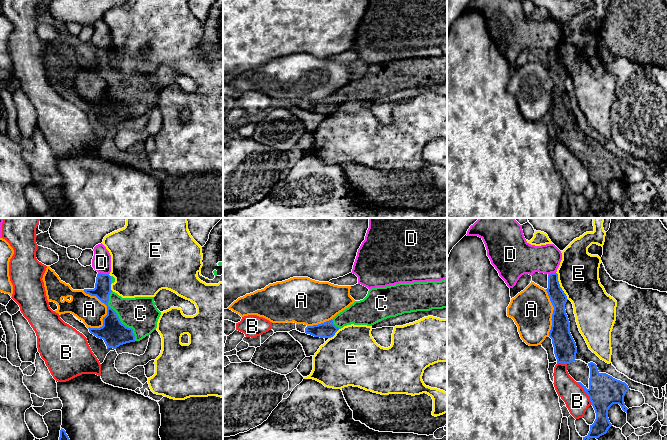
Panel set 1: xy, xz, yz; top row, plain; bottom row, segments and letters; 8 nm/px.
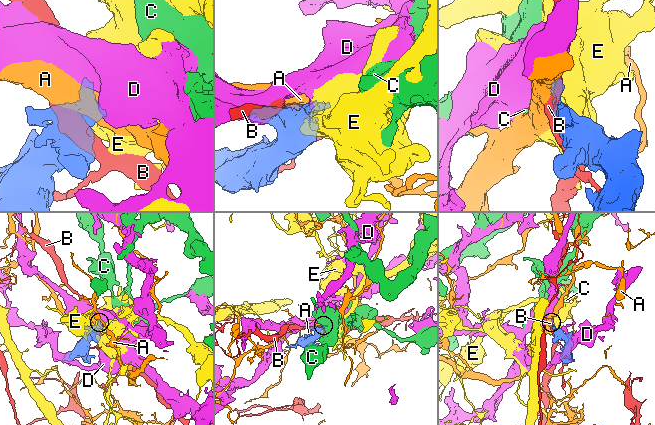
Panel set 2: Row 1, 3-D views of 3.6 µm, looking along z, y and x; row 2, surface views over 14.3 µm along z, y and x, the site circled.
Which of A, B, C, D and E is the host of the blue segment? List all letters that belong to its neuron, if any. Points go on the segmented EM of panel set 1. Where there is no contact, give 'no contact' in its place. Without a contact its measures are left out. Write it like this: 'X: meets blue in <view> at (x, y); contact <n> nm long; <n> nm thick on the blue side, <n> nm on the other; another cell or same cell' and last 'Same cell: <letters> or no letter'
A: meets blue in xy at (106, 305); contact 340 nm long; 200 nm thick on the blue side, 220 nm on the other; another cell
B: meets blue in yz at (586, 392); contact 220 nm long; 260 nm thick on the blue side, 200 nm on the other; another cell
C: meets blue in xy at (118, 318); contact 440 nm long; 200 nm thick on the blue side, 280 nm on the other; same cell
D: meets blue in xy at (102, 273); contact 90 nm long; 140 nm thick on the blue side, 160 nm on the other; another cell
E: meets blue in yz at (559, 286); contact 240 nm long; 140 nm thick on the blue side, 340 nm on the other; another cell
Same cell: C

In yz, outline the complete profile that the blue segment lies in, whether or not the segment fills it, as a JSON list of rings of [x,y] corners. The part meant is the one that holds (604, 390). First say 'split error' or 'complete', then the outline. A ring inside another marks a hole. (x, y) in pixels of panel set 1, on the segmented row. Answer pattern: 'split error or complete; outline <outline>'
split error; outline [[[556,272],[548,275],[546,291],[554,307],[549,337],[552,339],[557,362],[567,365],[569,375],[587,393],[596,413],[596,419],[590,425],[590,431],[583,440],[597,439],[606,434],[612,426],[608,418],[608,410],[613,404],[619,404],[627,413],[624,396],[629,387],[625,382],[606,373],[600,373],[595,363],[586,364],[576,359],[577,347],[570,333],[570,322],[565,310],[568,299],[560,287]]]

